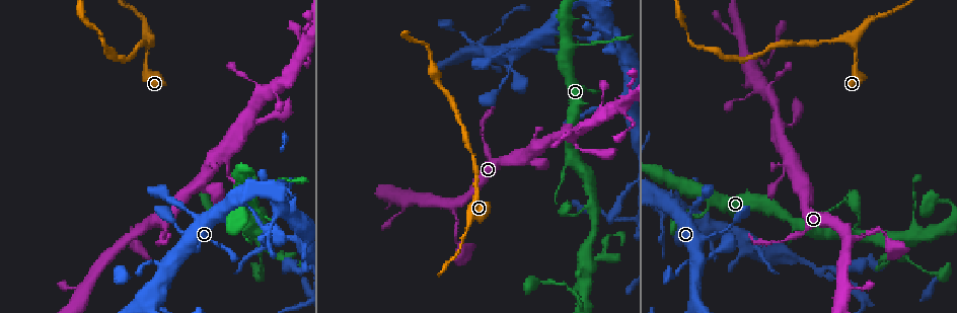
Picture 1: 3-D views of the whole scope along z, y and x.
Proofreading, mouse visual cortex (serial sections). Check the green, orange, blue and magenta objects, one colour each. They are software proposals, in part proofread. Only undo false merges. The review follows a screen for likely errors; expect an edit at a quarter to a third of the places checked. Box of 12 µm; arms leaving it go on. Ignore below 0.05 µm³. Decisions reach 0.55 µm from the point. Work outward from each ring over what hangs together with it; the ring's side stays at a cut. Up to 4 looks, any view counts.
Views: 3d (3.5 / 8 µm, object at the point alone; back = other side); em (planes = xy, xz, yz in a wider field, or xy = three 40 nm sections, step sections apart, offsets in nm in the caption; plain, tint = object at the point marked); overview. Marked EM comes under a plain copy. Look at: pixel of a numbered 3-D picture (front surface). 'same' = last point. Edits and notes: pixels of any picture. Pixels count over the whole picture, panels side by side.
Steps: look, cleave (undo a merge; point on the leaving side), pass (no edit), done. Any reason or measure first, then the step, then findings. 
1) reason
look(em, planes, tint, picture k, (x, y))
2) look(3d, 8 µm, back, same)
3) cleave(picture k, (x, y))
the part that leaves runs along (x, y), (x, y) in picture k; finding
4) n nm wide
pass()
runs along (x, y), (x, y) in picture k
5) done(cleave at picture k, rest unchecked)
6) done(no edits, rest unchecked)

three-way junction
look(3d, 3.5 µm, picture 1, (853, 44))

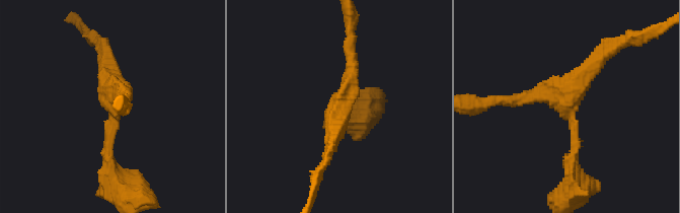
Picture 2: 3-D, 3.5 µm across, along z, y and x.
need the tissue
look(em, xy, step 3, tint, picture 2, (341, 106))

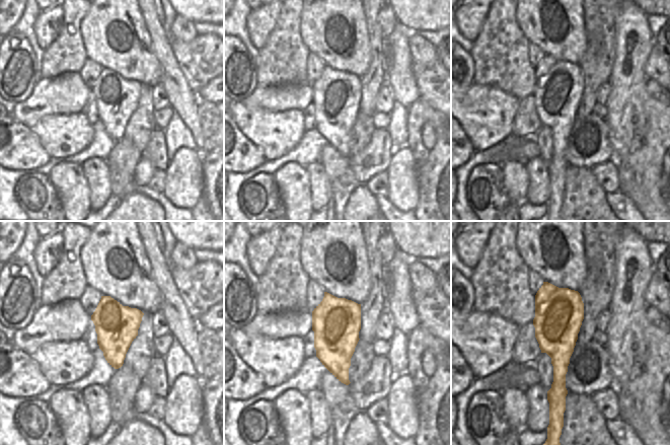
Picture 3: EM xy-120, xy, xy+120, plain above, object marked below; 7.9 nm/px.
pass()
runs along (572, 172), (574, 122), (556, 94), (507, 100) in picture 2; continuous, no second cell

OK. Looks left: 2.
look(em, xy, step 3, tint, picture 1, (751, 63))

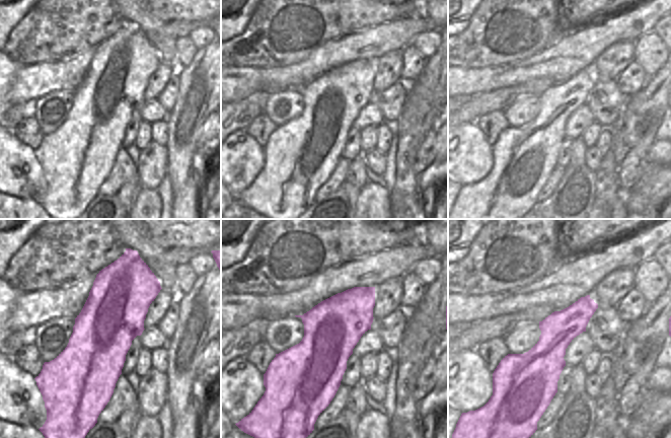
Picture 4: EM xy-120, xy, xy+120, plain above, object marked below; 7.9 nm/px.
look(3d, 3.5 µm, same)

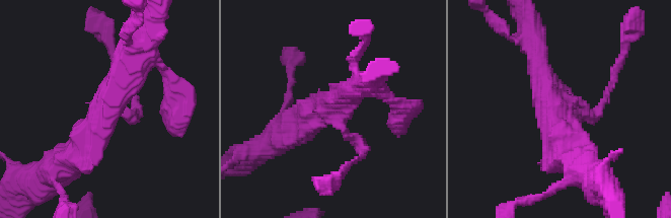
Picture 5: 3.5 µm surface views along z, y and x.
440 nm wide
pass()
runs along (70, 162), (120, 90), (129, 50) in picture 5; all the same cell

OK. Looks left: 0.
done(no edits, rest unchecked)

